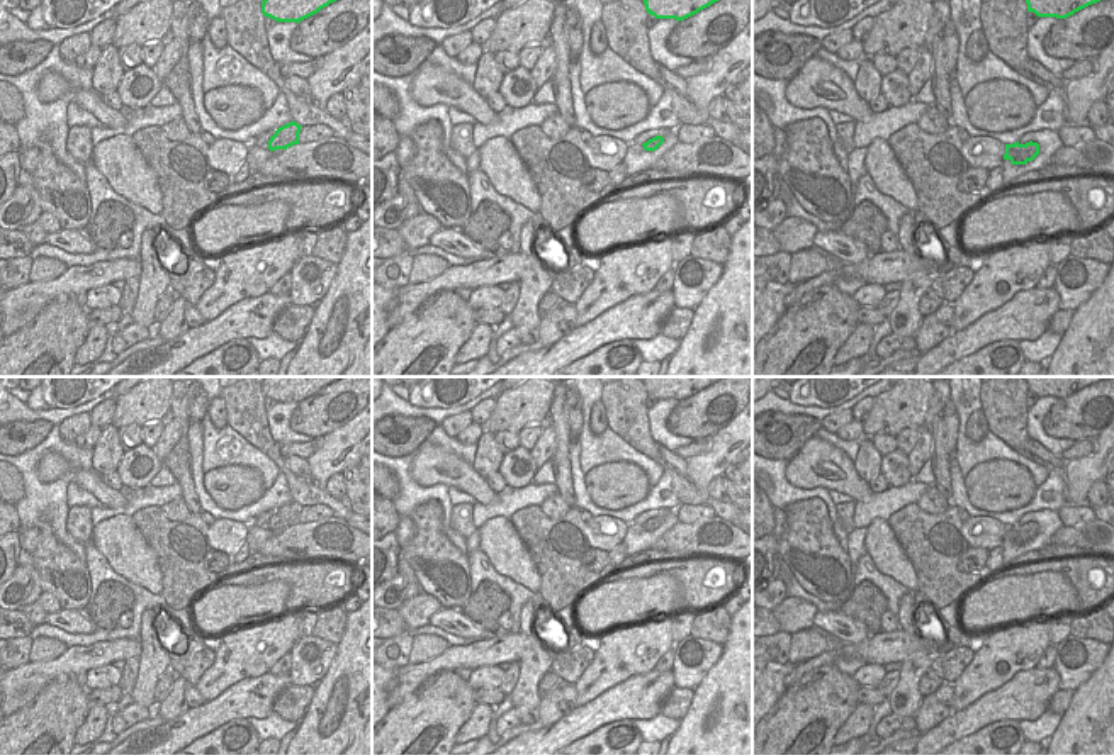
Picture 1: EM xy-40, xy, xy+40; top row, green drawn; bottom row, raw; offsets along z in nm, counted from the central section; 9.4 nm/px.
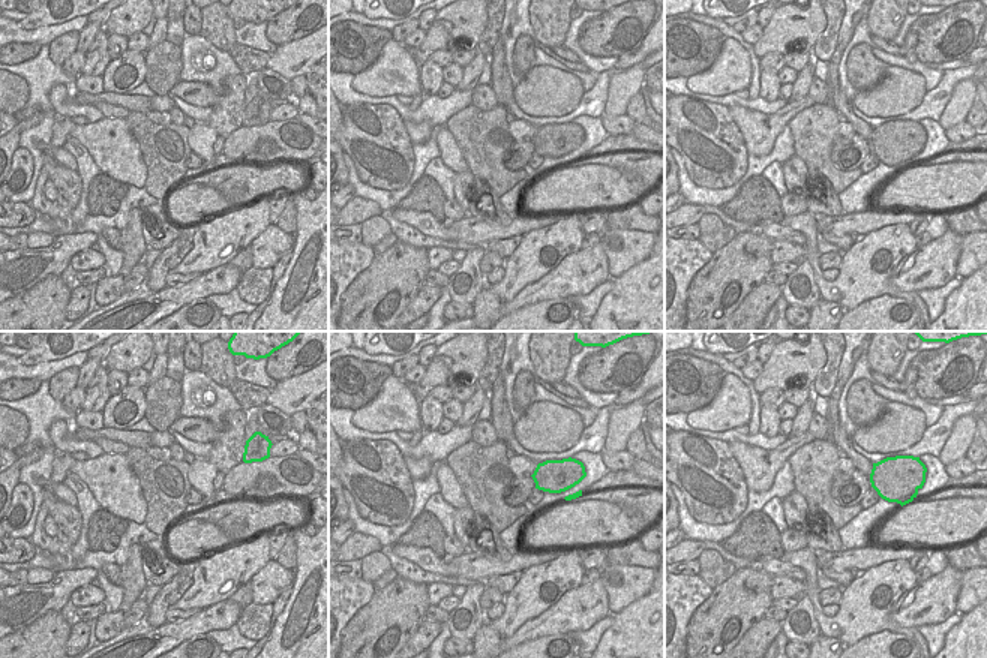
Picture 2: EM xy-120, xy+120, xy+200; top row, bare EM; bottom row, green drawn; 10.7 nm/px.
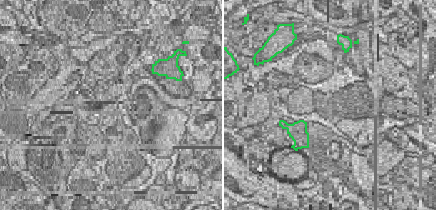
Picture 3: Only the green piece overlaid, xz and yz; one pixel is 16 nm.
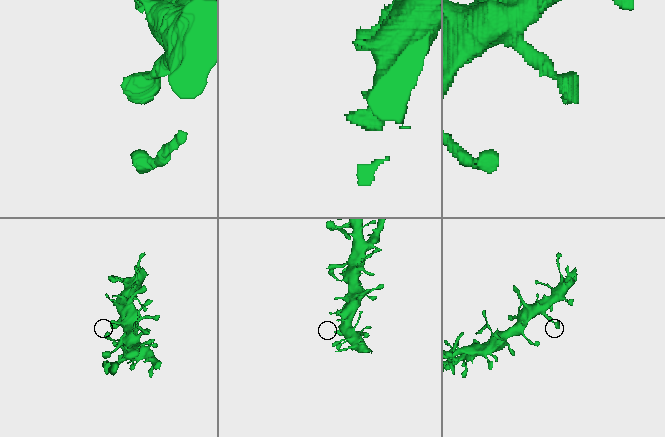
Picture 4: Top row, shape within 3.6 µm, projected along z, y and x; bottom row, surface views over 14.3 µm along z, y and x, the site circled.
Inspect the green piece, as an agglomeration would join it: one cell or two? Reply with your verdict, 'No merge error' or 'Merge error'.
No merge error

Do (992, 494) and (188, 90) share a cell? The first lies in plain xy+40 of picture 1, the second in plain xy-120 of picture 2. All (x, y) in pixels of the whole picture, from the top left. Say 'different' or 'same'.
same

